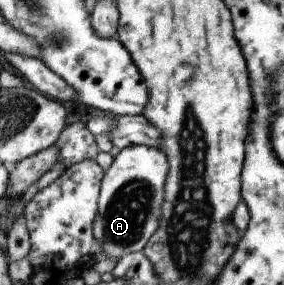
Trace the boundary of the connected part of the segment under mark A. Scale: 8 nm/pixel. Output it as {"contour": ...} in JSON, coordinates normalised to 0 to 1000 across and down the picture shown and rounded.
{"contour":[[[458,509],[423,523],[380,596],[363,604],[352,635],[338,765],[324,779],[324,828],[338,842],[327,874],[342,867],[370,905],[423,905],[504,874],[563,779],[556,758],[563,758],[570,660],[577,660],[570,632],[585,625],[585,596],[592,596],[585,554],[556,516]]]}

